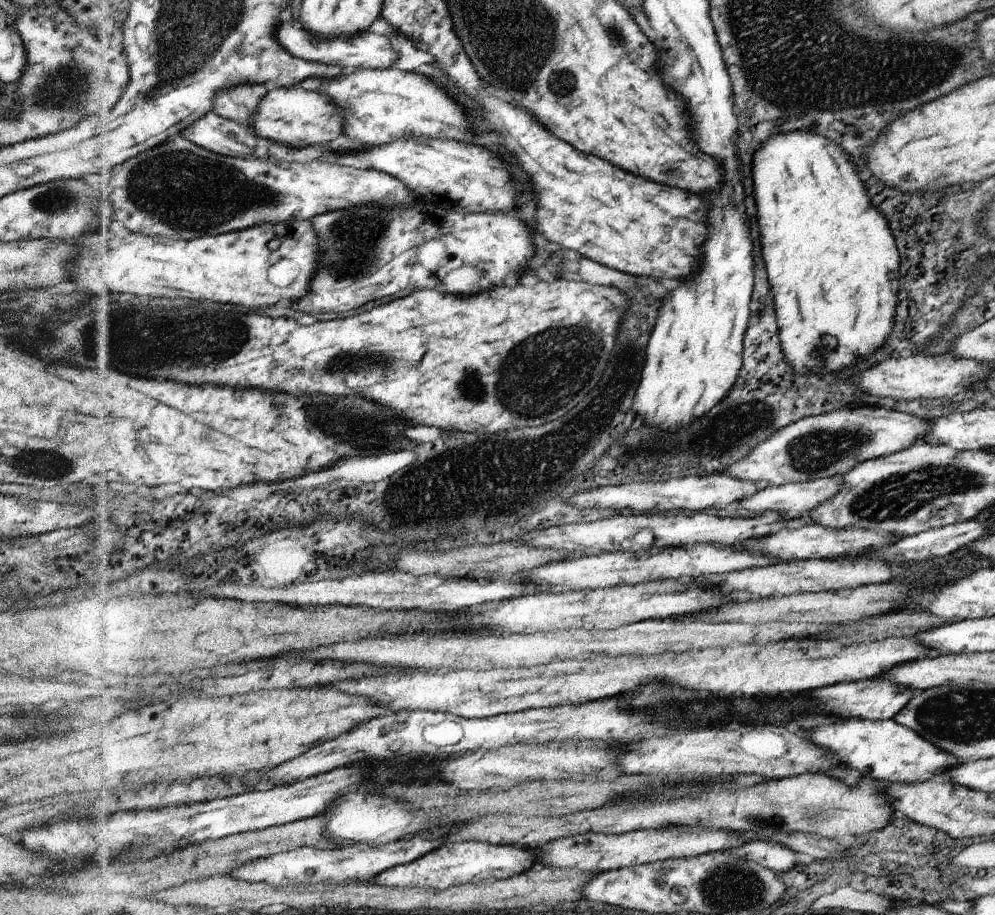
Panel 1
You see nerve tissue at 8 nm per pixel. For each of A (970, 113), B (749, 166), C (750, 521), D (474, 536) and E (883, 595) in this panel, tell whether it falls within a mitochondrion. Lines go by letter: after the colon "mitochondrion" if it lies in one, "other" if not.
A: other
B: other
C: other
D: other
E: other

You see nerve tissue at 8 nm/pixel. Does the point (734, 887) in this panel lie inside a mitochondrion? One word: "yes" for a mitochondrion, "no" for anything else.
yes

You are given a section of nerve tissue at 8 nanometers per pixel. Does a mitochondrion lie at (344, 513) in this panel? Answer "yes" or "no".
no

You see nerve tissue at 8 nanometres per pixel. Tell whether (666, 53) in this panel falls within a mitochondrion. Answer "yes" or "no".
no

